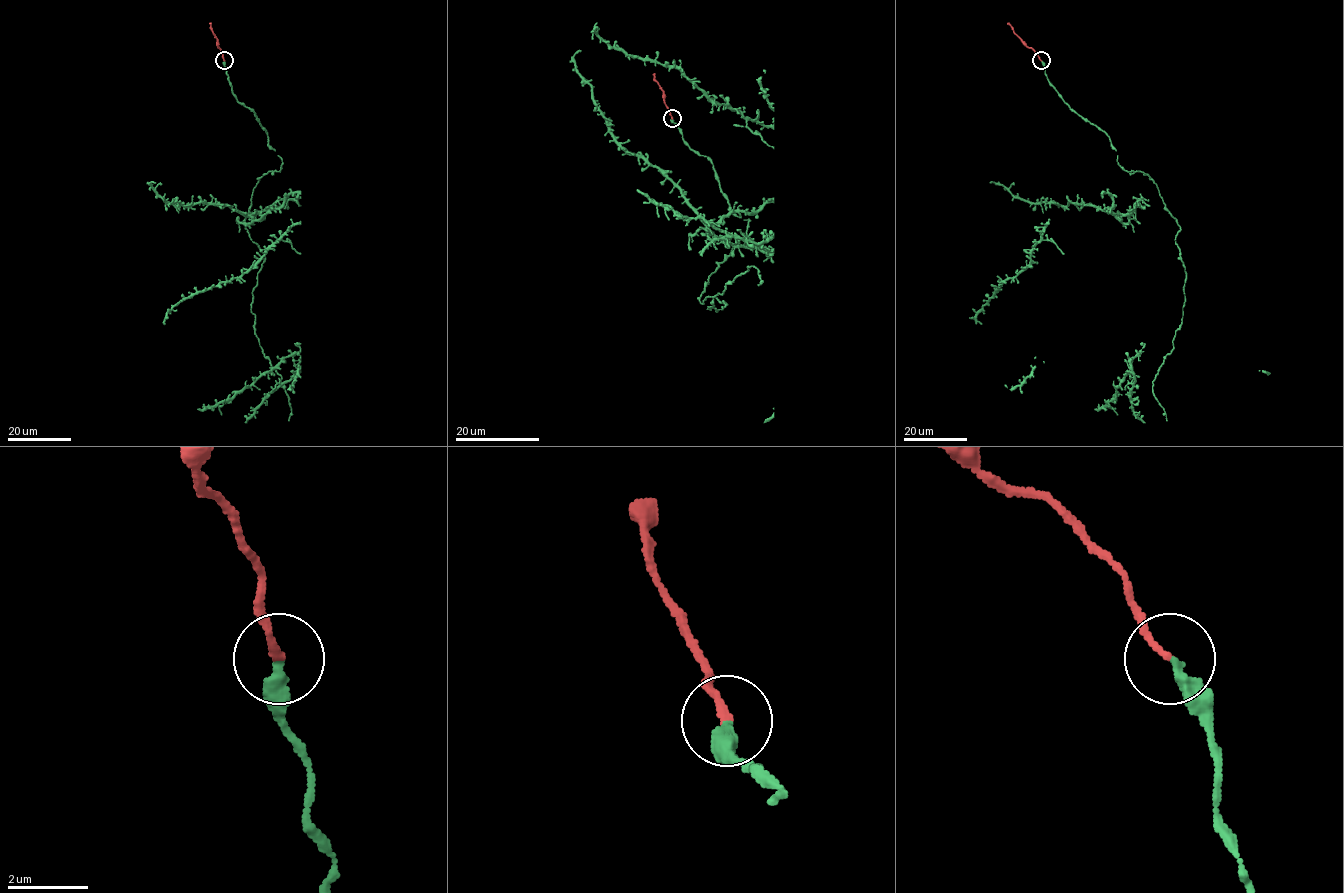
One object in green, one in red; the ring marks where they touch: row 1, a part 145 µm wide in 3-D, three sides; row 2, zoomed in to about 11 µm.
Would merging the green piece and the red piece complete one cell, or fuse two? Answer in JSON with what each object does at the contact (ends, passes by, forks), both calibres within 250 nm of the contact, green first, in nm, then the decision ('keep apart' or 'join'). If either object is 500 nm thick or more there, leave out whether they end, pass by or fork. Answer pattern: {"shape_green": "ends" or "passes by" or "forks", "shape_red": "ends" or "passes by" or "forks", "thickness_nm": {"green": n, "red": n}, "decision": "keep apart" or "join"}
{"shape_green": "ends", "shape_red": "ends", "thickness_nm": {"green": 320, "red": 170}, "decision": "join"}

